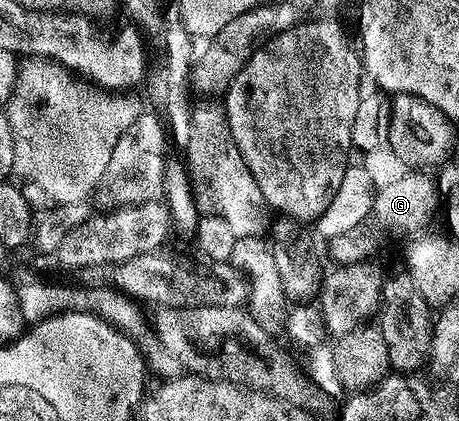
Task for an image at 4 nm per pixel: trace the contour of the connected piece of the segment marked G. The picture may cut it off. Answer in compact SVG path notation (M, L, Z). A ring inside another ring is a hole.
M406 169L399 177L397 171L387 171L383 183L373 188L373 203L369 213L348 233L328 240L329 255L339 267L364 264L377 254L389 240L404 241L420 236L441 207L441 194L438 180L427 171ZM423 230L423 231L422 231Z

